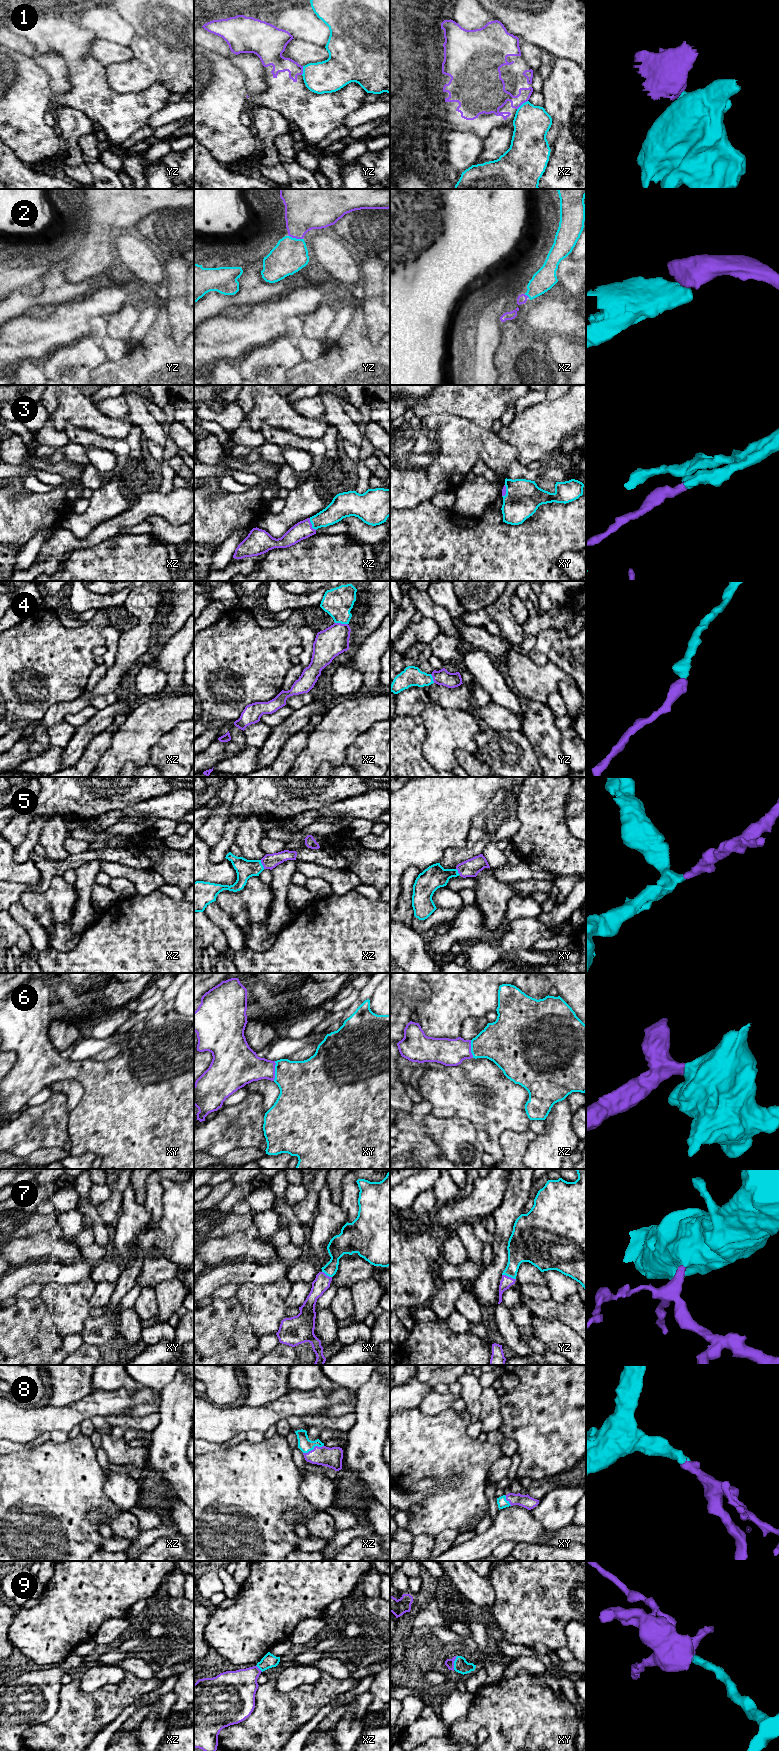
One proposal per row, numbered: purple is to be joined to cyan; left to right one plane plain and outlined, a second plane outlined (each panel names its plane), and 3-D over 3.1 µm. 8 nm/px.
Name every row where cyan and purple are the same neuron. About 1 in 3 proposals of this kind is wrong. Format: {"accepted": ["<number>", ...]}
{"accepted": ["2", "3", "4", "5", "6", "7", "8", "9"]}

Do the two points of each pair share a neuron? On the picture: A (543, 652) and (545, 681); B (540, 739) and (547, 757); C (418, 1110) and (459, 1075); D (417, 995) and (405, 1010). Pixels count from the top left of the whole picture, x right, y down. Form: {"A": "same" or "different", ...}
{"A": "different", "B": "same", "C": "different", "D": "same"}

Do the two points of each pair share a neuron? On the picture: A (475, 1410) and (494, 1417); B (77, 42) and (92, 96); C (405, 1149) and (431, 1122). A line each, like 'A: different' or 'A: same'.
A: different
B: same
C: different

